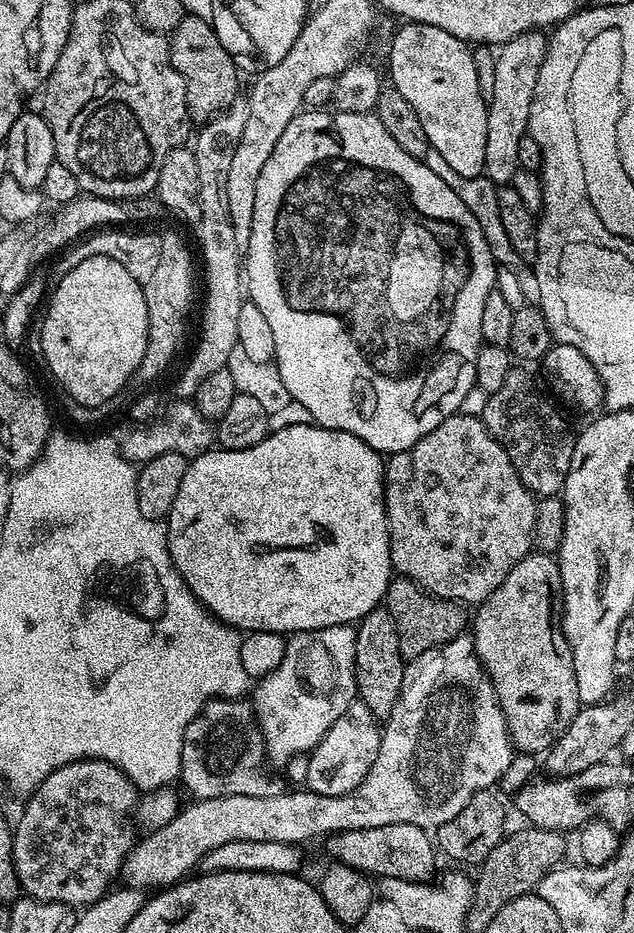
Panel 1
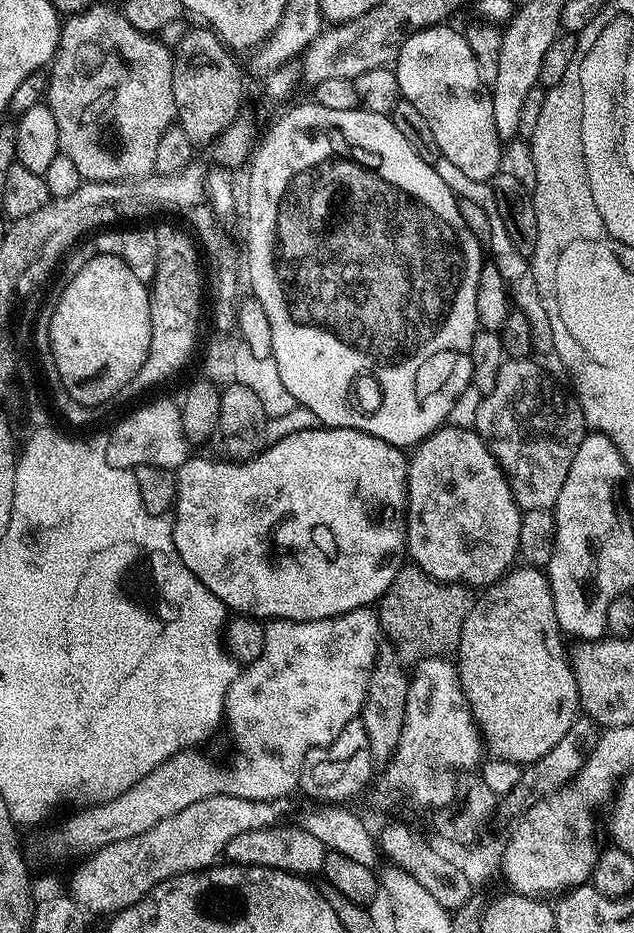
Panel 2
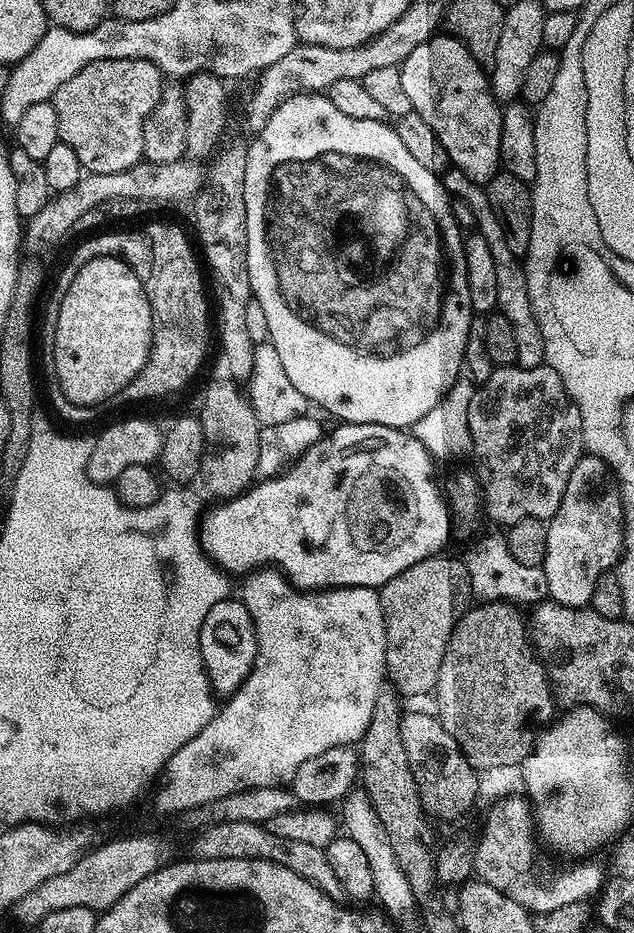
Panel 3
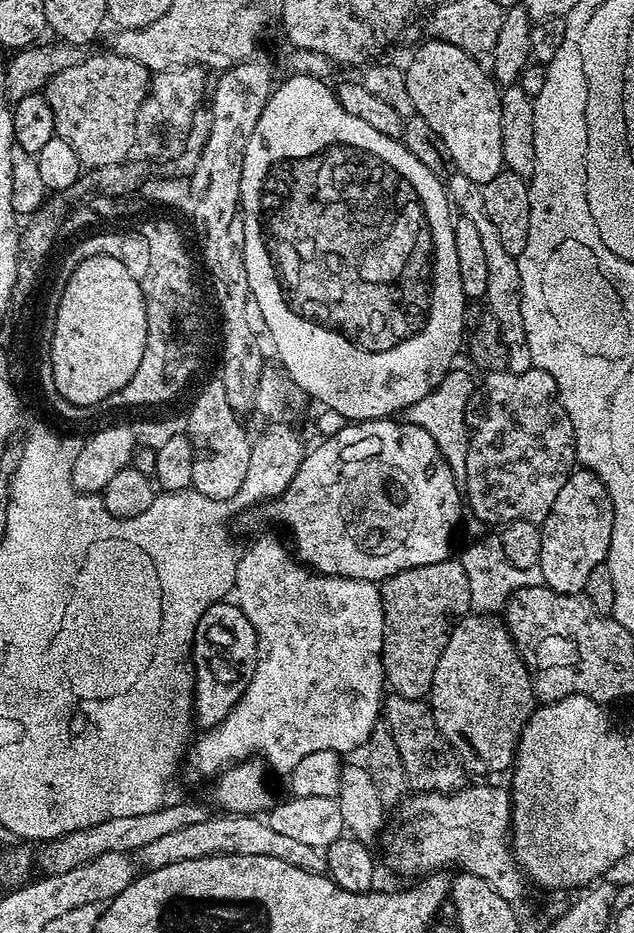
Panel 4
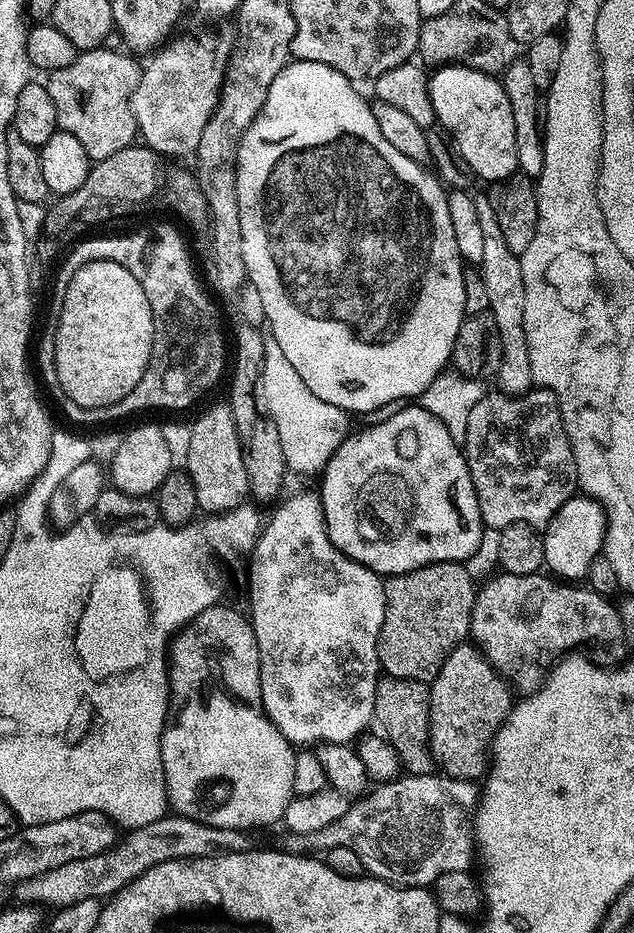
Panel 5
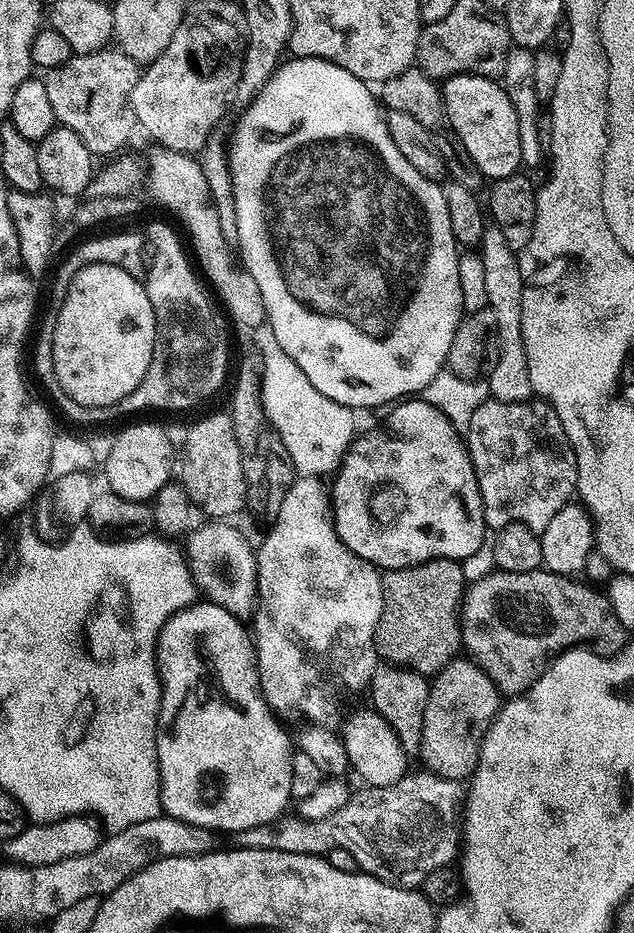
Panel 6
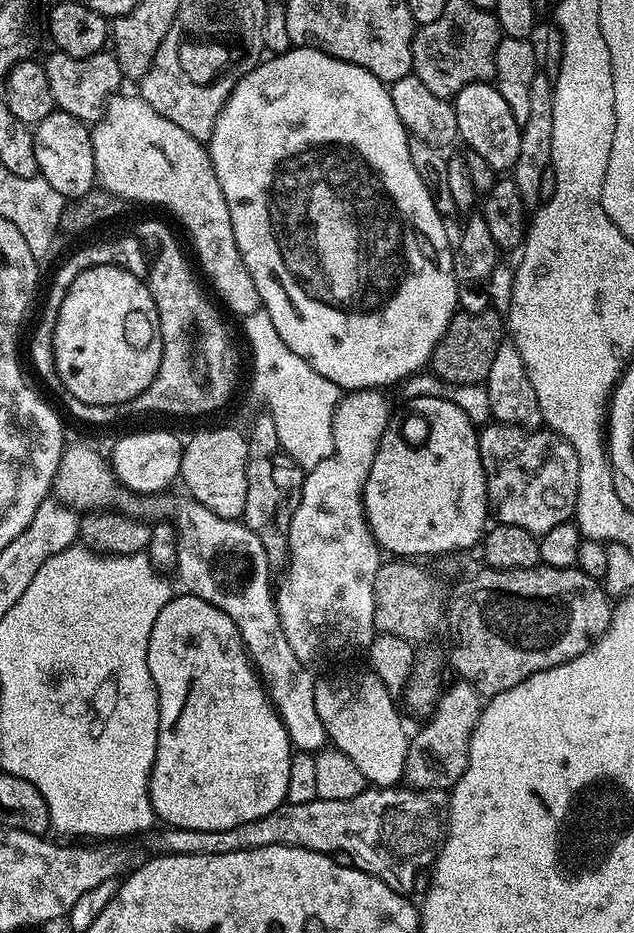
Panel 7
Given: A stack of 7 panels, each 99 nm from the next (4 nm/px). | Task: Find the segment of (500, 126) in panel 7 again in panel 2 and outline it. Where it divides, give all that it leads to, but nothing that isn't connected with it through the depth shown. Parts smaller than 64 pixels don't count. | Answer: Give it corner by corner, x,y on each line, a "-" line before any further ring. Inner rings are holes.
448,27
424,28
406,38
394,65
396,81
401,97
412,103
414,109
429,123
434,139
440,147
441,157
454,162
454,166
458,166
462,174
488,182
491,181
492,175
502,168
502,137
496,133
492,97
484,79
478,74
478,62
470,50
467,35
463,31
455,32

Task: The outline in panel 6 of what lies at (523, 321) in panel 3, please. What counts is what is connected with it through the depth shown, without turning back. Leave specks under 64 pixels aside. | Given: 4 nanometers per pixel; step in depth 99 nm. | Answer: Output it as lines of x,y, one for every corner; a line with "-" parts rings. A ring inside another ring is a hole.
494,226
484,229
484,236
478,245
478,253
483,261
483,273
486,278
487,307
494,310
494,318
498,318
498,342
500,353
498,362
494,362
494,370
488,377
488,395
498,402
526,402
533,399
530,386
530,366
526,366
526,350
522,338
522,274
518,253
510,250
506,238
502,238
502,230

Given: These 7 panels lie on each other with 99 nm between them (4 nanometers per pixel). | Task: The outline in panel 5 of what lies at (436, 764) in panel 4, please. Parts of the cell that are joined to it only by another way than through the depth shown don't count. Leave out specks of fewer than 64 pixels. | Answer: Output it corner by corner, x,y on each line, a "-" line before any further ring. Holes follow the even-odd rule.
384,676
376,681
374,694
375,723
380,723
383,739
393,748
399,767
409,776
430,776
434,772
432,747
428,745
428,684

